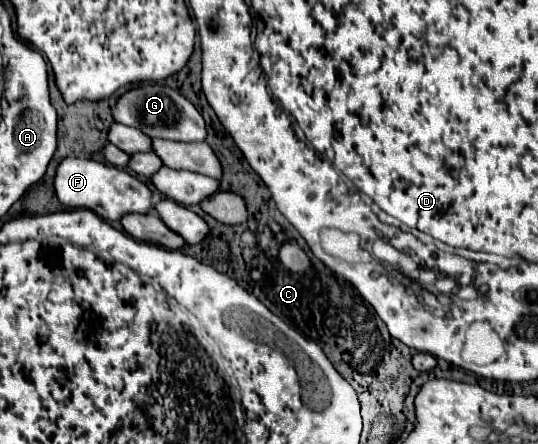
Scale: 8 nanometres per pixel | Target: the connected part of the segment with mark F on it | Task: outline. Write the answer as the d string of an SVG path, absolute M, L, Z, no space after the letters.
M65 158L57 166L53 186L55 186L57 198L63 206L93 210L97 216L101 216L109 222L121 220L121 216L127 212L145 214L145 212L153 210L151 190L143 182L139 182L135 176L131 176L125 170L119 170L111 164L87 160L87 158Z

